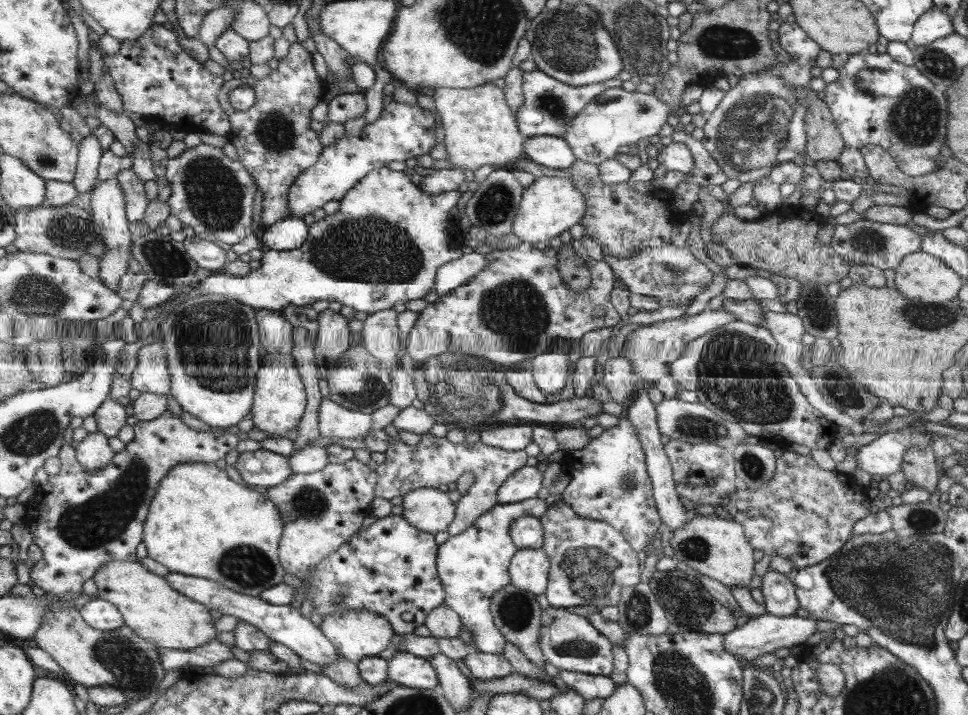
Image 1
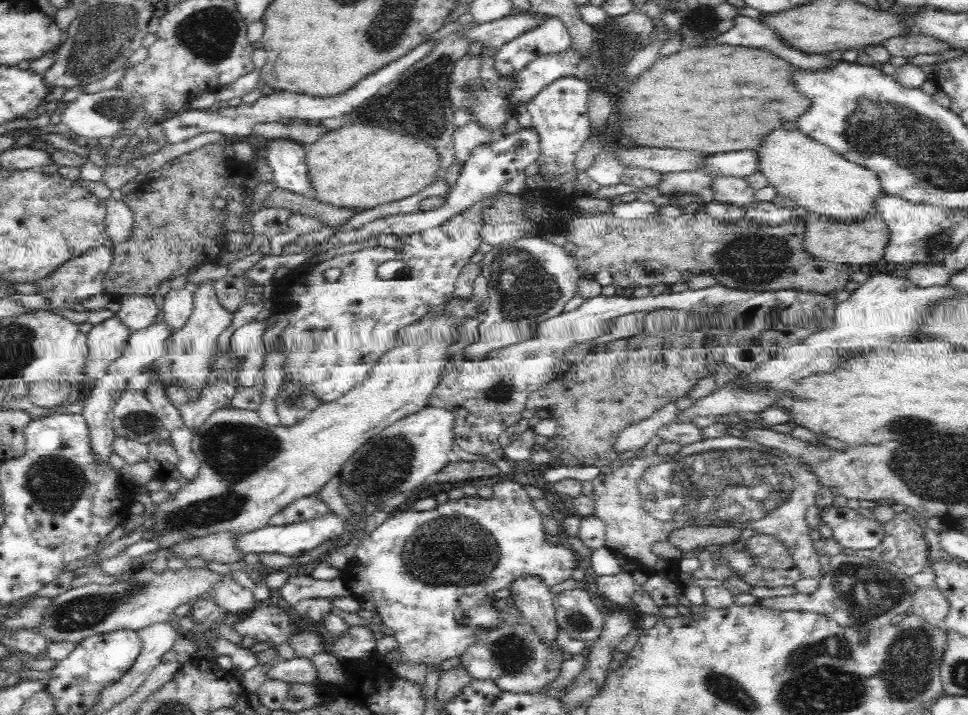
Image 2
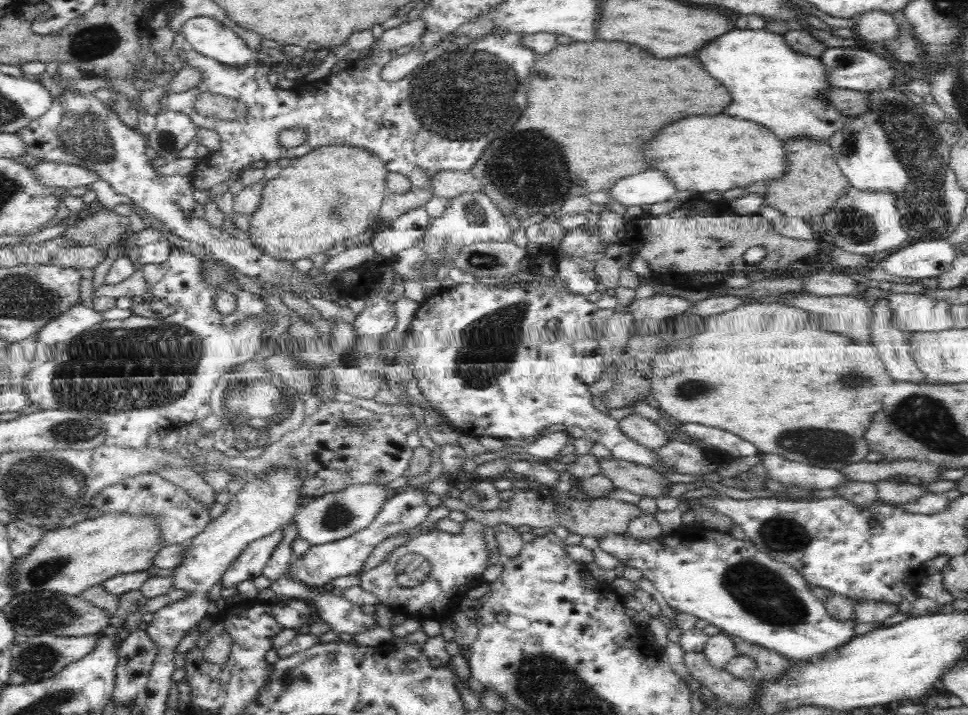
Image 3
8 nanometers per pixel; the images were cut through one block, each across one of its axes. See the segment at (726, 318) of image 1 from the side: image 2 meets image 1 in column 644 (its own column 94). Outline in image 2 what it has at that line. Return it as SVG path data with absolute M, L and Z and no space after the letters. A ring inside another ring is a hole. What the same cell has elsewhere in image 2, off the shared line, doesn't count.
M115 315L96 324L86 334L88 354L84 358L84 374L96 382L105 375L112 360L122 352L129 328Z

